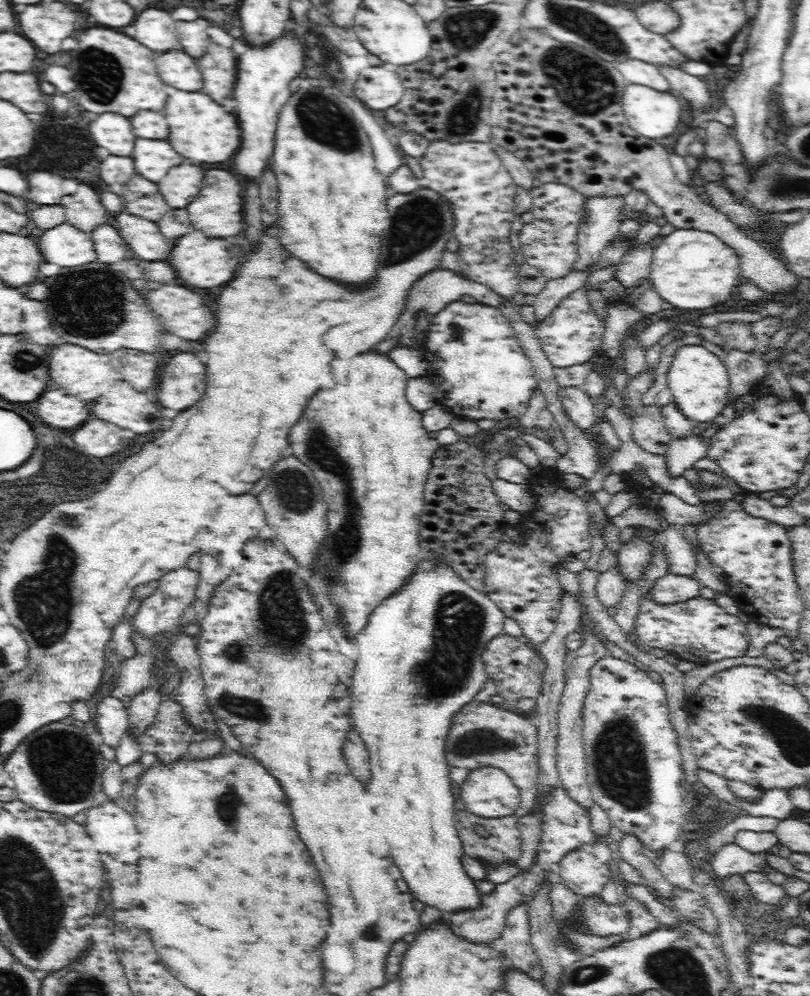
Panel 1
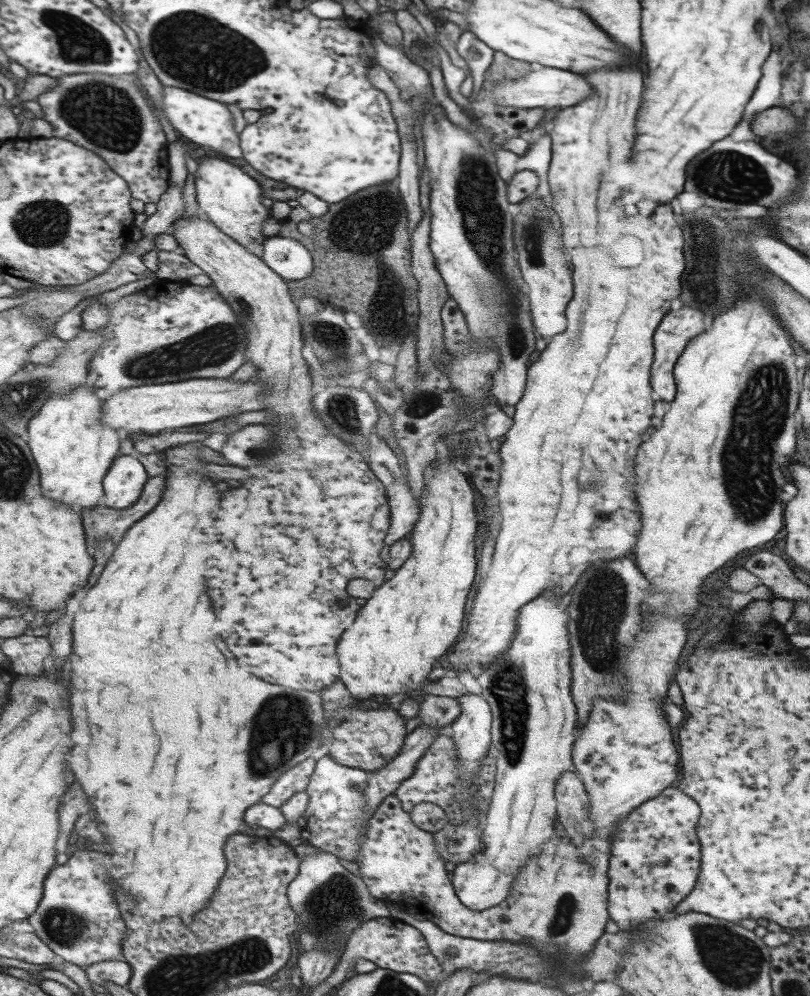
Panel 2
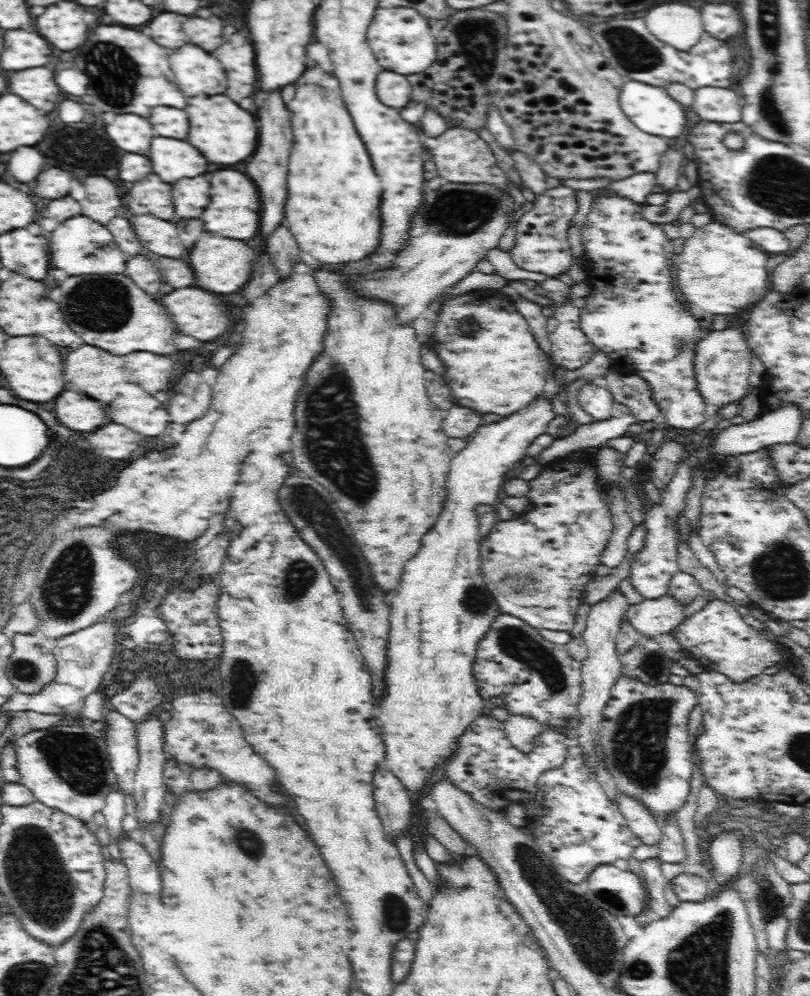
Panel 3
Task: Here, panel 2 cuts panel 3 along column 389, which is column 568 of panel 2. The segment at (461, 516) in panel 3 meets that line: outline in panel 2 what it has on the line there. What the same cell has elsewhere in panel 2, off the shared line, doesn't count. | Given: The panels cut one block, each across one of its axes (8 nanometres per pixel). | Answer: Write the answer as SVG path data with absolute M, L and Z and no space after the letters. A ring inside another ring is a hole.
M551 590L546 591L544 595L537 596L537 599L533 599L532 602L525 604L524 607L519 609L519 615L516 622L516 634L513 636L512 642L508 648L505 648L501 655L497 656L497 664L491 664L489 668L483 666L479 676L476 678L479 686L481 687L480 696L486 701L492 704L493 713L495 714L495 720L492 722L492 744L496 750L497 762L496 762L496 776L495 786L493 787L492 802L489 804L487 811L483 815L482 820L482 832L481 836L481 849L473 856L473 859L469 862L461 862L455 865L452 870L451 886L455 892L455 896L459 899L459 902L468 908L469 910L480 911L489 907L493 907L503 899L507 898L508 892L512 890L513 879L517 878L517 871L521 871L521 864L529 859L529 854L535 854L535 846L545 838L543 832L551 832L553 822L555 822L555 788L557 779L560 778L563 770L567 770L571 766L572 761L572 745L573 743L573 726L575 726L575 708L573 708L573 702L569 698L569 638L567 638L567 630L565 630L565 622L567 622L567 614L565 614L565 606L569 600L565 600L567 596L570 596L571 592L568 591L565 597L555 598Z

